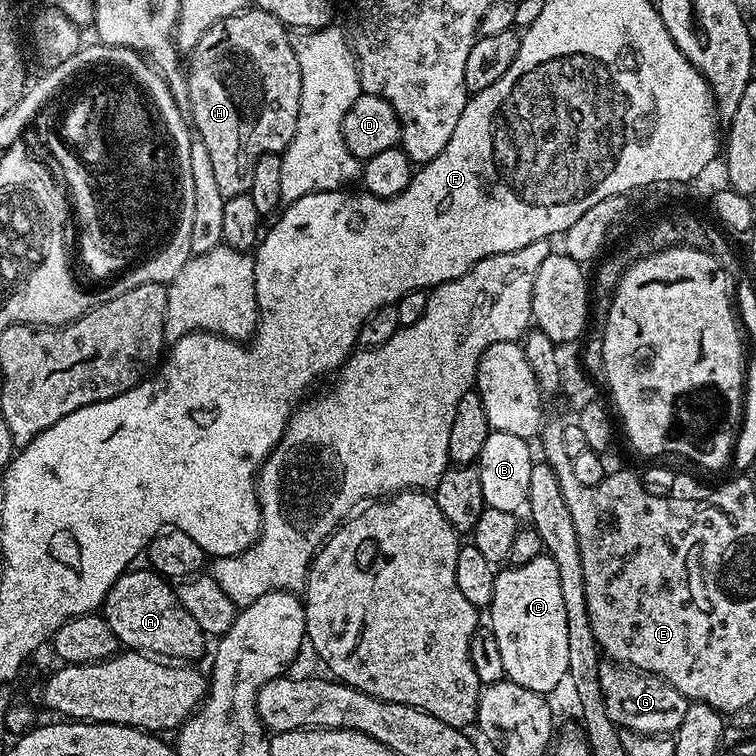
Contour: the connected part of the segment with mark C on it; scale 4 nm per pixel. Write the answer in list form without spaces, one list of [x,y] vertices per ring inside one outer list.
[[[541,554],[538,558],[534,558],[525,564],[513,564],[511,566],[504,566],[497,571],[494,578],[494,594],[492,600],[488,603],[486,609],[487,615],[492,615],[490,627],[494,634],[495,640],[498,641],[498,650],[502,653],[502,666],[504,667],[504,675],[509,680],[518,682],[518,686],[526,686],[526,690],[534,690],[541,694],[555,693],[566,674],[566,662],[570,662],[570,634],[566,626],[566,606],[562,606],[562,585],[558,583],[558,566],[554,566],[552,557],[547,554]]]

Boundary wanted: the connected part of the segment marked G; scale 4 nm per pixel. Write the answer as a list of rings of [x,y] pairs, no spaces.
[[[615,662],[600,665],[600,689],[606,702],[606,714],[620,728],[629,728],[631,732],[645,732],[651,736],[675,733],[682,725],[689,701],[683,694],[674,690],[660,676],[648,672],[638,672],[635,668],[621,666]]]

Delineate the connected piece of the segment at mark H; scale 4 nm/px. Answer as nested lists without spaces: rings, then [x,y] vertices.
[[[252,6],[235,16],[228,16],[225,20],[212,24],[210,30],[206,30],[202,34],[202,38],[196,43],[195,48],[192,49],[190,59],[192,61],[189,64],[187,61],[186,64],[186,79],[188,81],[186,108],[188,107],[192,111],[192,118],[190,116],[191,127],[194,129],[198,139],[206,144],[218,190],[221,191],[225,198],[243,196],[250,190],[250,182],[254,182],[254,166],[258,162],[258,158],[262,158],[271,152],[282,153],[294,138],[295,126],[298,122],[299,98],[302,96],[302,74],[298,66],[298,58],[292,49],[289,29],[278,18],[274,18],[274,14],[263,12],[260,8]]]

